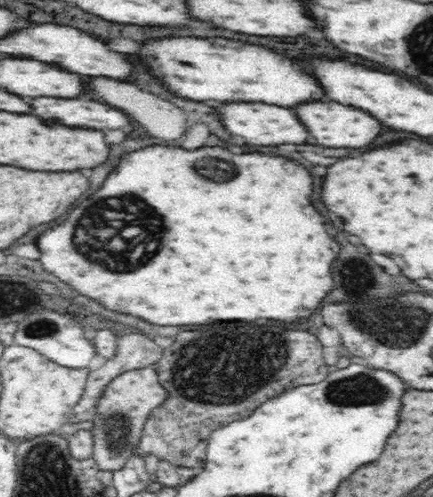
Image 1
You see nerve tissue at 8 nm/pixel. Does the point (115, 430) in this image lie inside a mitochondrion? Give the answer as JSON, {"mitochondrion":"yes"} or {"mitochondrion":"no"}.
{"mitochondrion":"yes"}

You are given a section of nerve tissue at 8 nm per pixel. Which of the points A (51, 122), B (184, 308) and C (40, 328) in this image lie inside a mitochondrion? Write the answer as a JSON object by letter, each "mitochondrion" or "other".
{"A":"other","B":"other","C":"mitochondrion"}

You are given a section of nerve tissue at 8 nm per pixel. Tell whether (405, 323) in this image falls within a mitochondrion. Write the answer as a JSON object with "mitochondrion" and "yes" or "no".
{"mitochondrion":"yes"}

